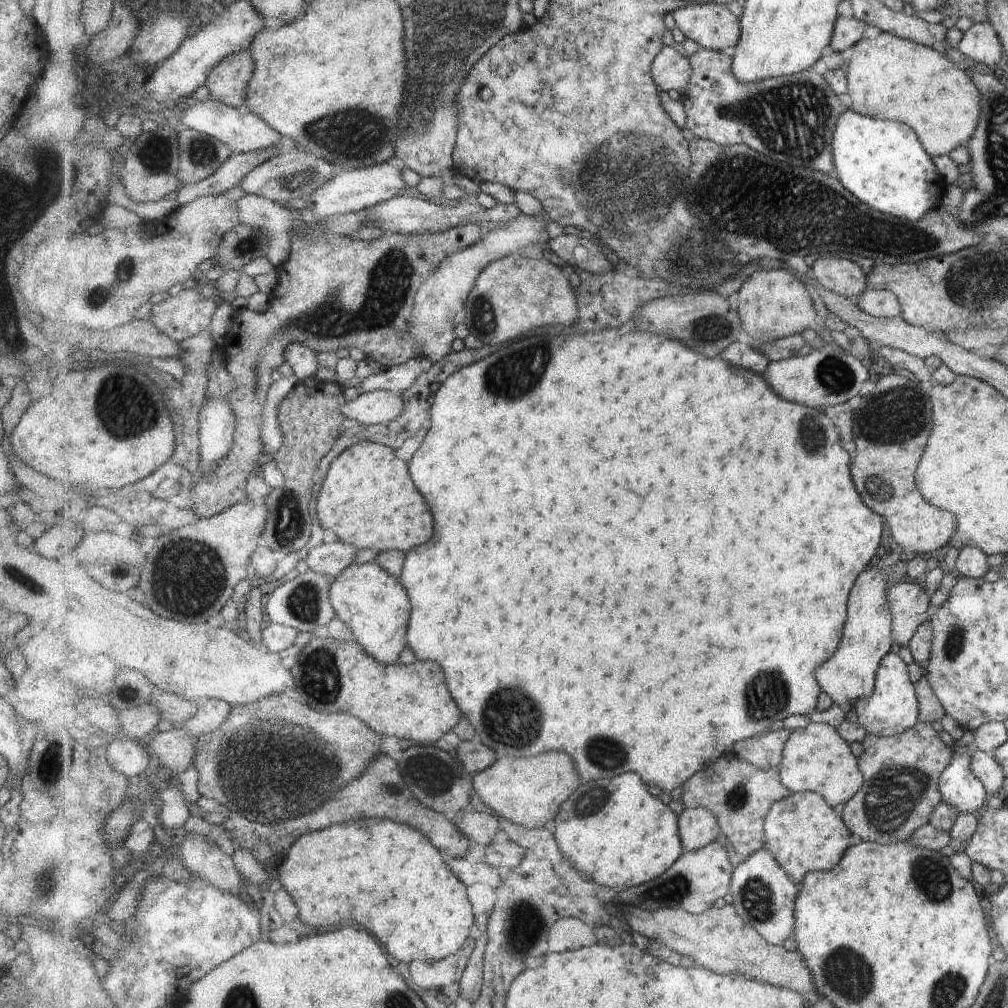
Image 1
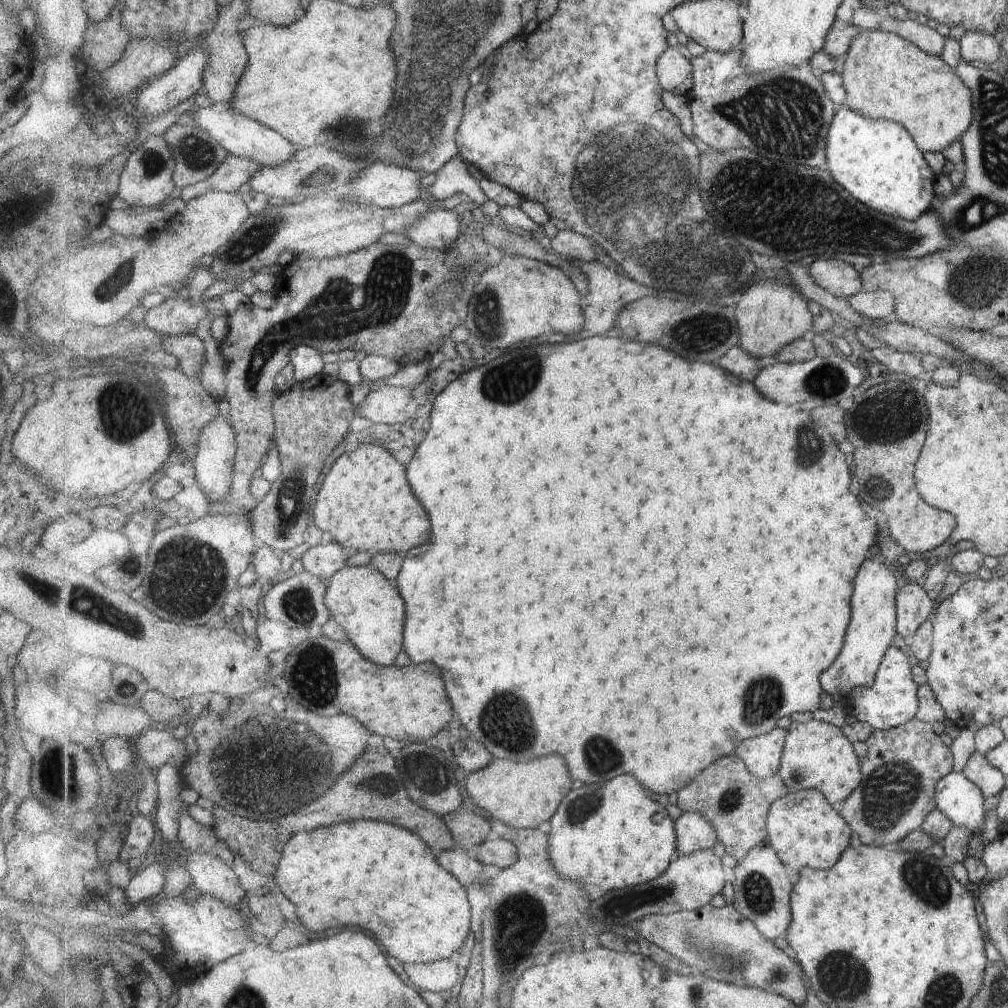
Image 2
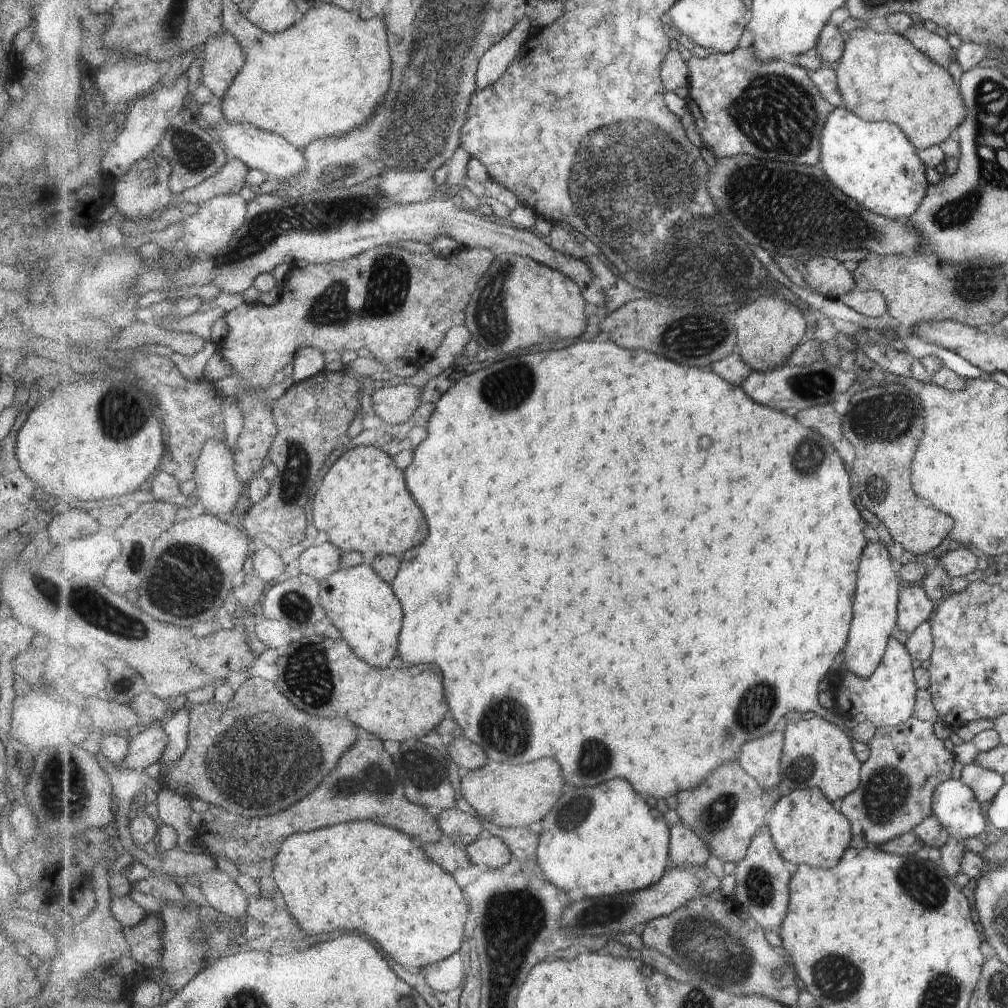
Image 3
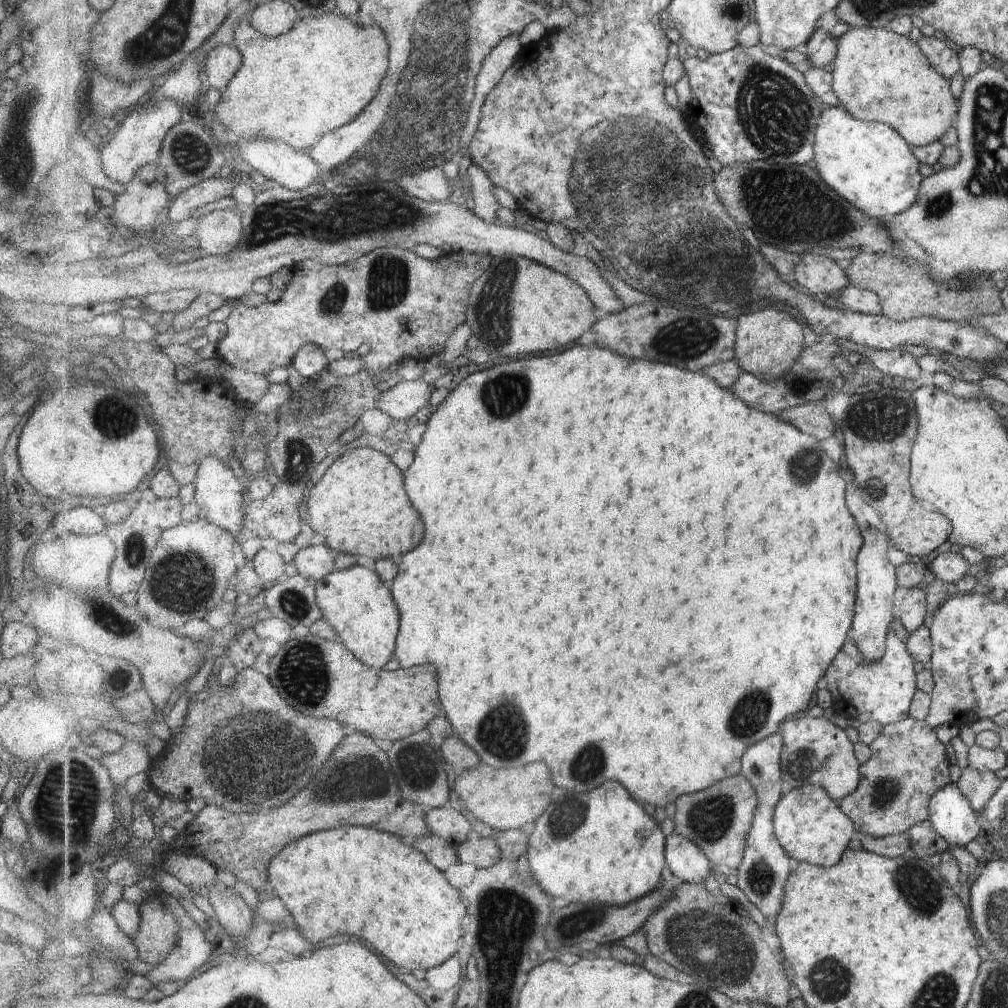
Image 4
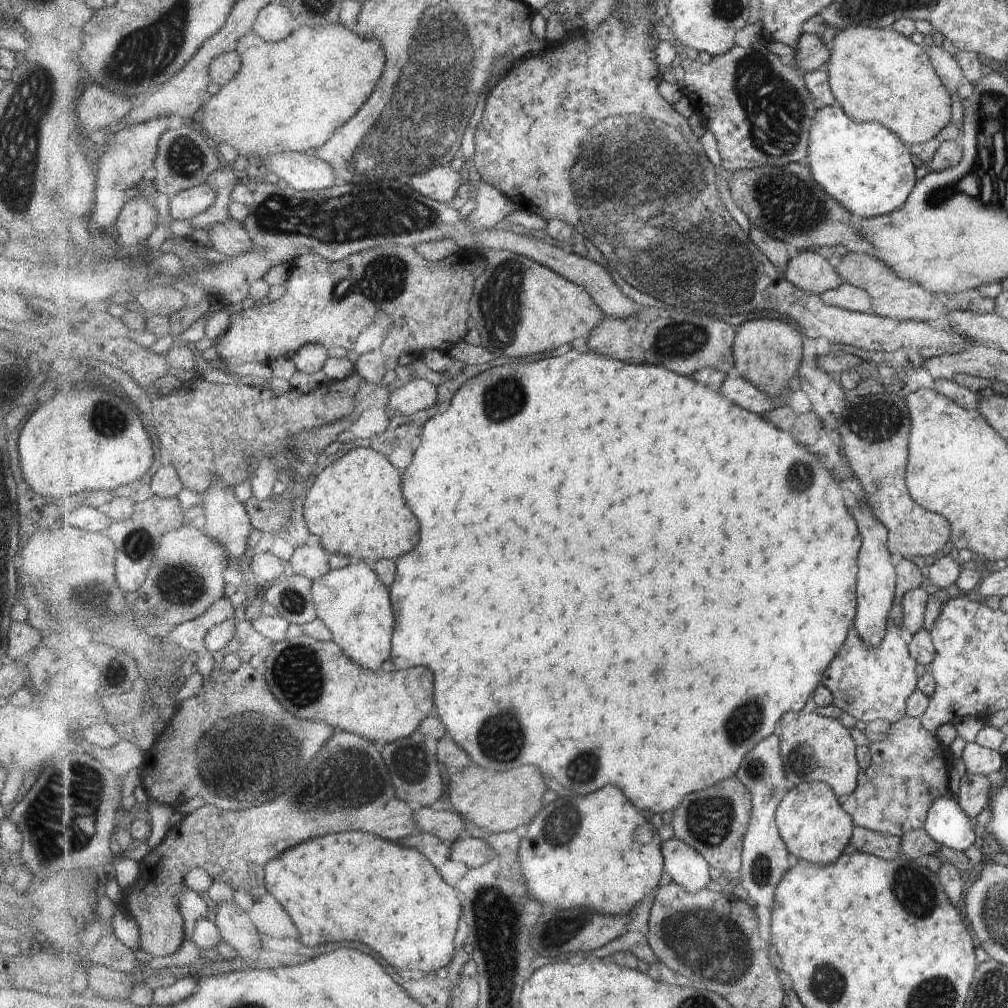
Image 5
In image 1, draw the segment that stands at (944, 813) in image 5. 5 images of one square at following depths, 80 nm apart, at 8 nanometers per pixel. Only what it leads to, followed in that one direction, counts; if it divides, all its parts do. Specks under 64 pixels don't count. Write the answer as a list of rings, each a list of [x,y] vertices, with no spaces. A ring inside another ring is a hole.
[[[955,741],[950,748],[950,763],[938,776],[937,788],[940,800],[957,814],[973,815],[983,806],[988,796],[982,782],[969,768],[968,750]]]

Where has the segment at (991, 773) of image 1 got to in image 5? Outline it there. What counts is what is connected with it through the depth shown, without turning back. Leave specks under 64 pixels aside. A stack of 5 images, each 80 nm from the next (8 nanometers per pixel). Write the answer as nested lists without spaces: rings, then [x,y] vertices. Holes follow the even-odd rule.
[[[967,772],[958,782],[956,803],[972,821],[987,806],[991,782],[992,778],[989,776],[972,775]]]

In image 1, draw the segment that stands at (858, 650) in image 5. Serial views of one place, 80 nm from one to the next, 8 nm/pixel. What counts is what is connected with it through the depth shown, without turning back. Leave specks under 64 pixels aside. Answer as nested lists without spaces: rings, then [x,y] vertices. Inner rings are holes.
[[[892,651],[882,658],[874,677],[874,690],[866,697],[861,697],[852,706],[856,723],[867,733],[875,736],[888,737],[905,729],[910,729],[918,721],[918,704],[913,686],[909,682],[907,665]]]

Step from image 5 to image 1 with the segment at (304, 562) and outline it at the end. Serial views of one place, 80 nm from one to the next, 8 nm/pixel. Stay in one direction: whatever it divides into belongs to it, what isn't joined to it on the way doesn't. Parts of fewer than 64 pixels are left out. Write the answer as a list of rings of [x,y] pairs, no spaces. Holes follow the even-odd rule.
[[[341,539],[323,543],[311,549],[308,554],[308,568],[330,579],[337,578],[346,568],[356,562],[360,550]]]

